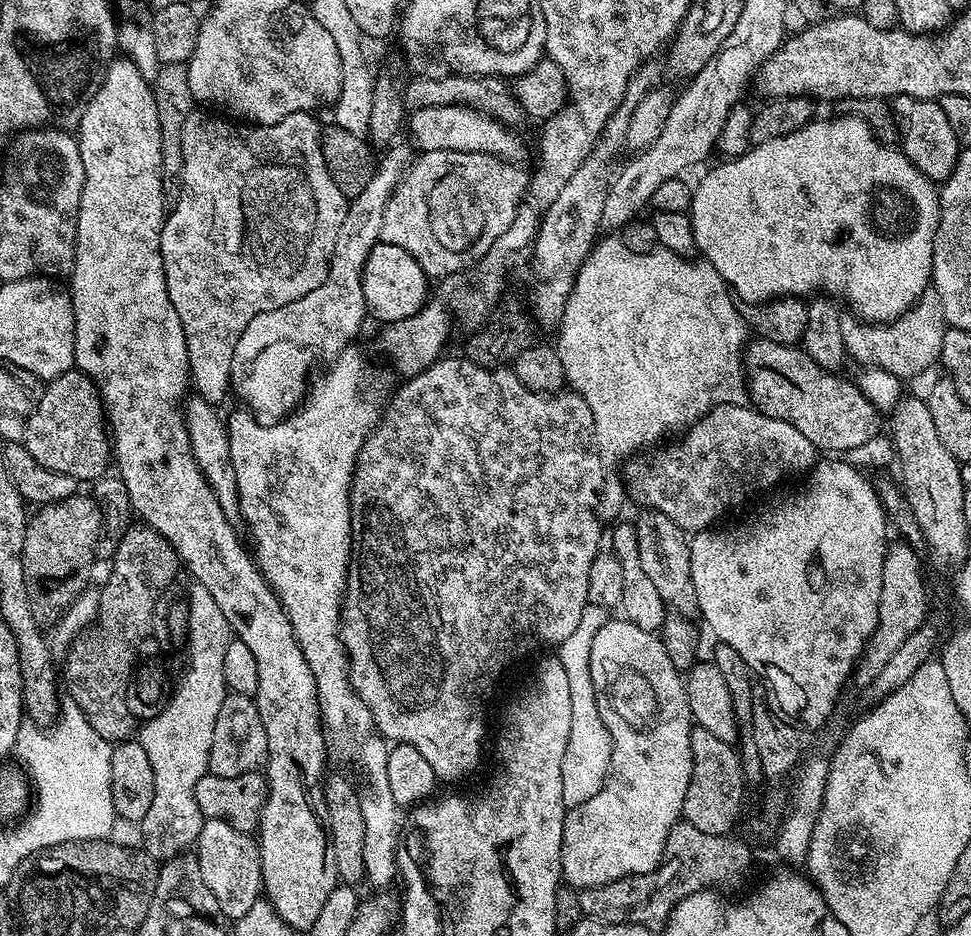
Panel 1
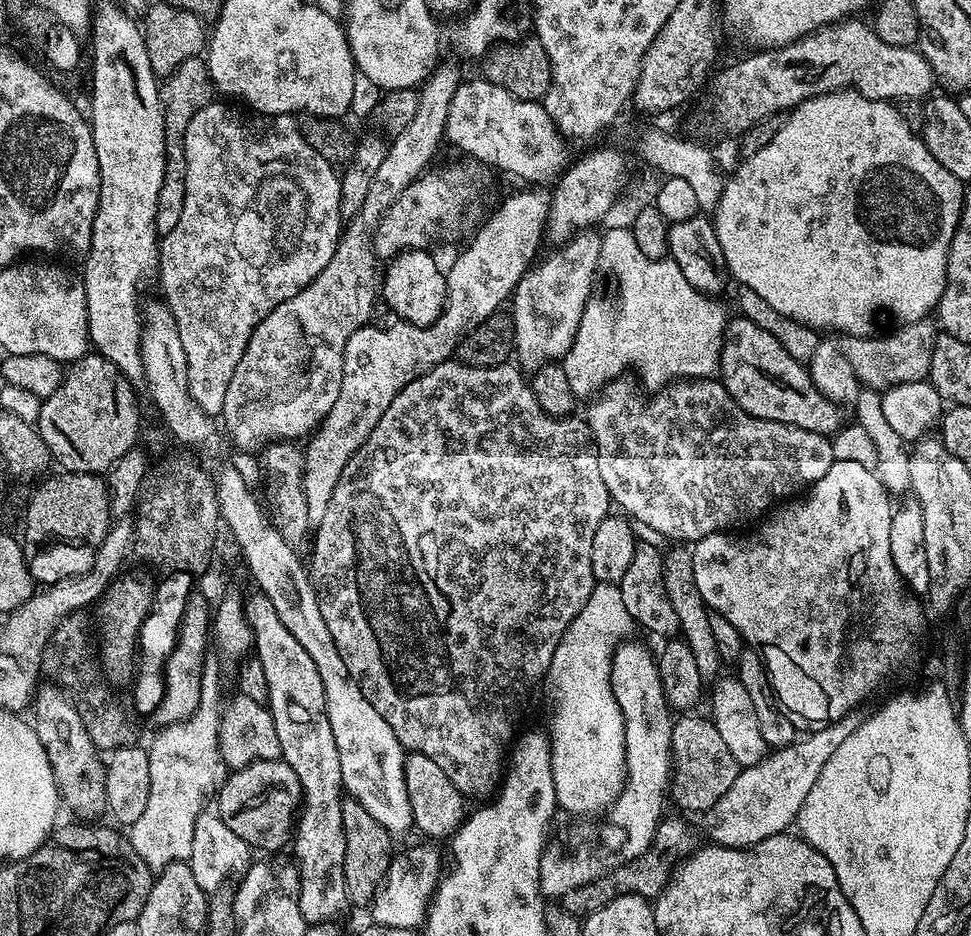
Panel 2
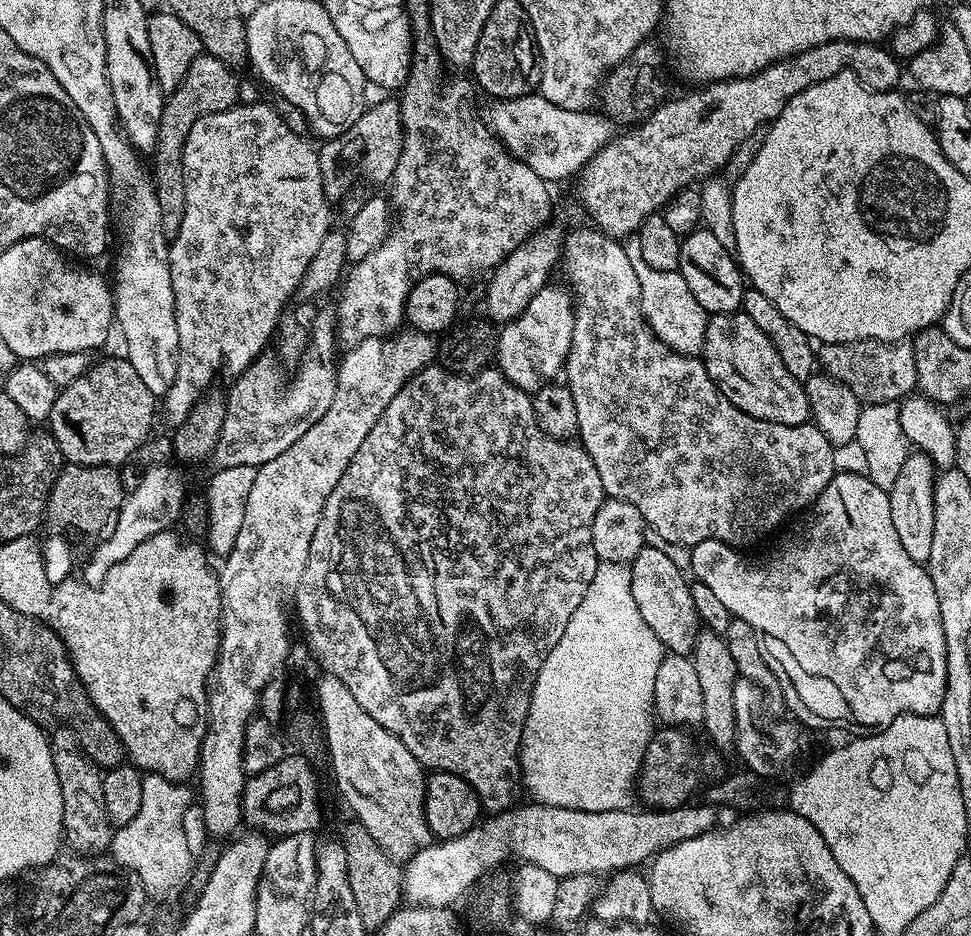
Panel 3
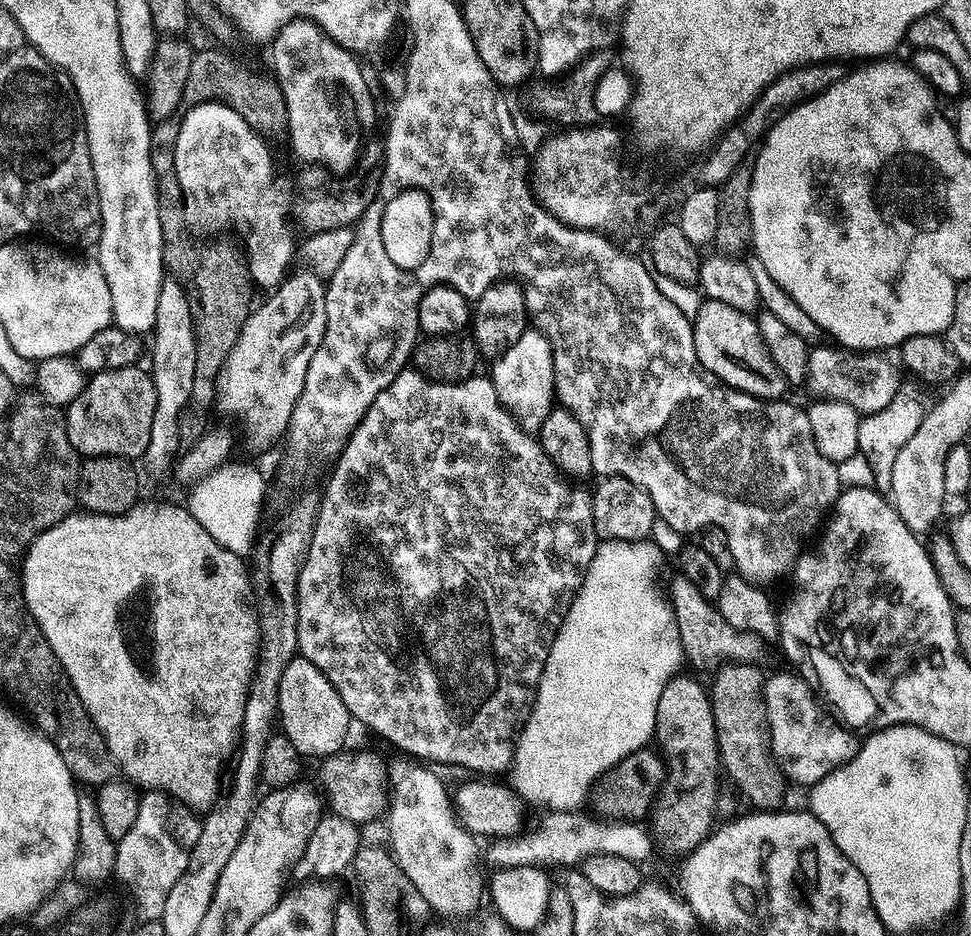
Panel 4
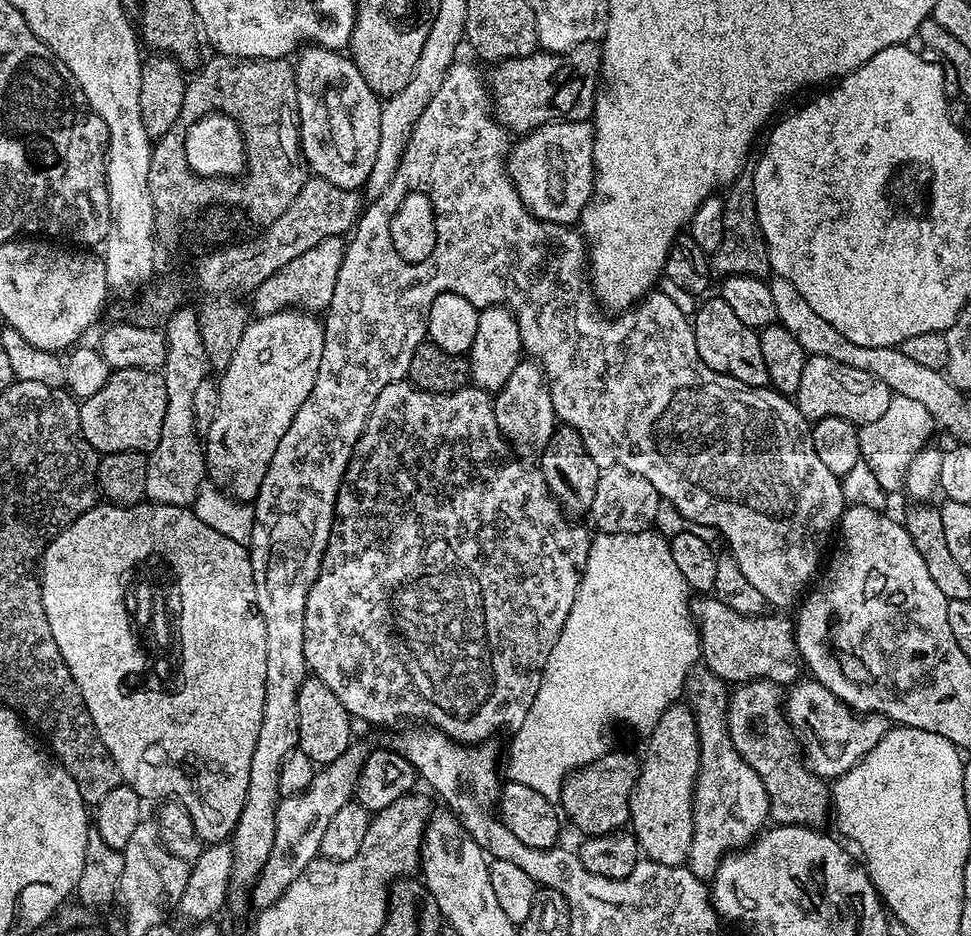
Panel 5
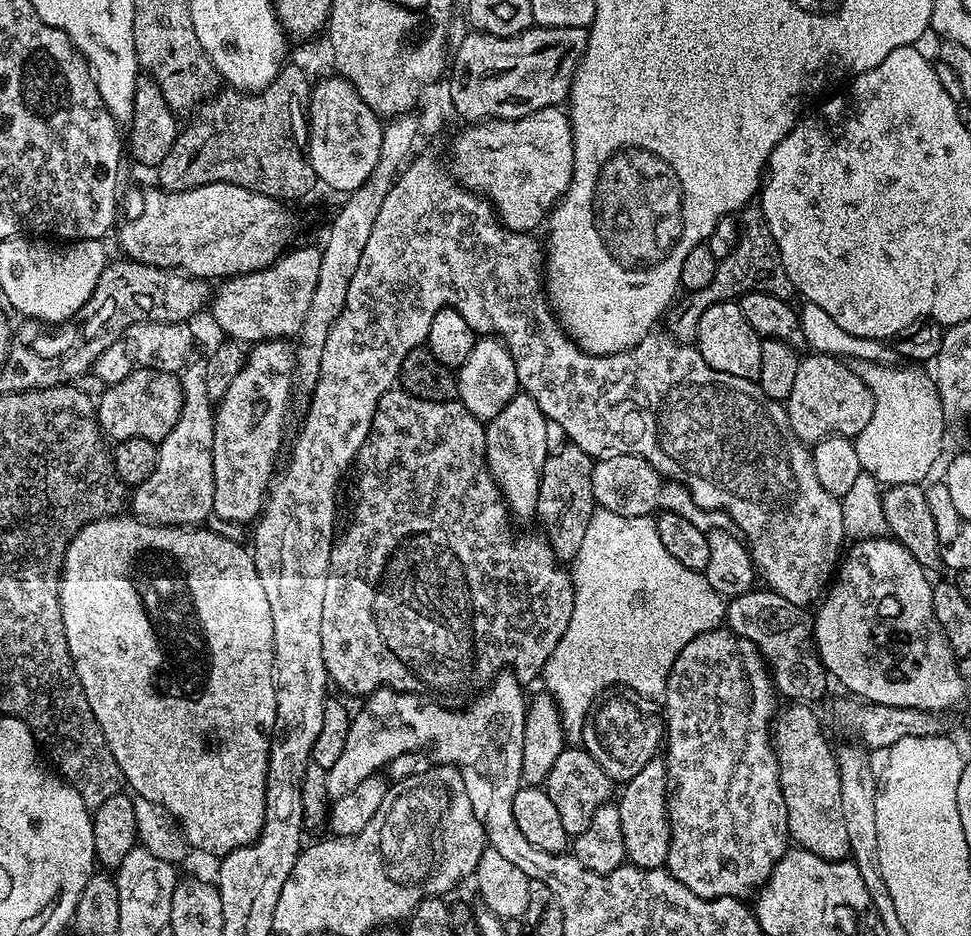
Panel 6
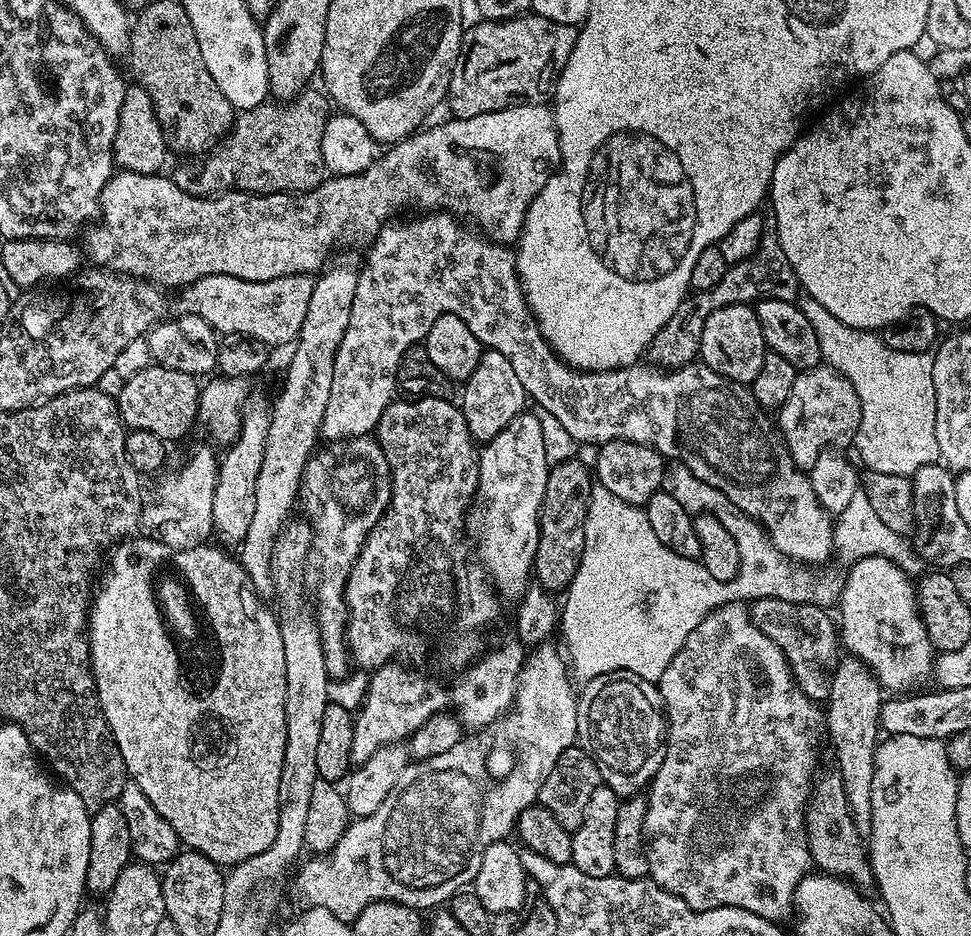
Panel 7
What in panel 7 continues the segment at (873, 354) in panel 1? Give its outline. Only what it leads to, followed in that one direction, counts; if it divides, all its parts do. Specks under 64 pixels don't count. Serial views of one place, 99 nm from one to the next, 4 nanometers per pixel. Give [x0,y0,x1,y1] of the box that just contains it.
[778,366,862,470]

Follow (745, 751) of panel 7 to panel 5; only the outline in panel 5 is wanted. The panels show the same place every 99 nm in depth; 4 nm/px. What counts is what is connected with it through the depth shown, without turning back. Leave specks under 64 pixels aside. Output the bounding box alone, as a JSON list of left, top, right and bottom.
[686,670,770,882]

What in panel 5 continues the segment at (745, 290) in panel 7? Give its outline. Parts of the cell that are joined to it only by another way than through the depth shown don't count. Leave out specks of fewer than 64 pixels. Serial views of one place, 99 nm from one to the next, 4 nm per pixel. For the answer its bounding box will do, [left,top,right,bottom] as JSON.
[710,166,770,277]

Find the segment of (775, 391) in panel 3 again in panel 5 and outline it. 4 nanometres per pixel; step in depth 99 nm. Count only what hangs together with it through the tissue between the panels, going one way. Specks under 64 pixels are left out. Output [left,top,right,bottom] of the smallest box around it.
[694,298,769,388]

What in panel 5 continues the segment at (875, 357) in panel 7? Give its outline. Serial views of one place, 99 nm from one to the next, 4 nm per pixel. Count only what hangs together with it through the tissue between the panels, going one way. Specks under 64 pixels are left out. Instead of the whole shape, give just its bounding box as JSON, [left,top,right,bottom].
[860,395,934,494]

